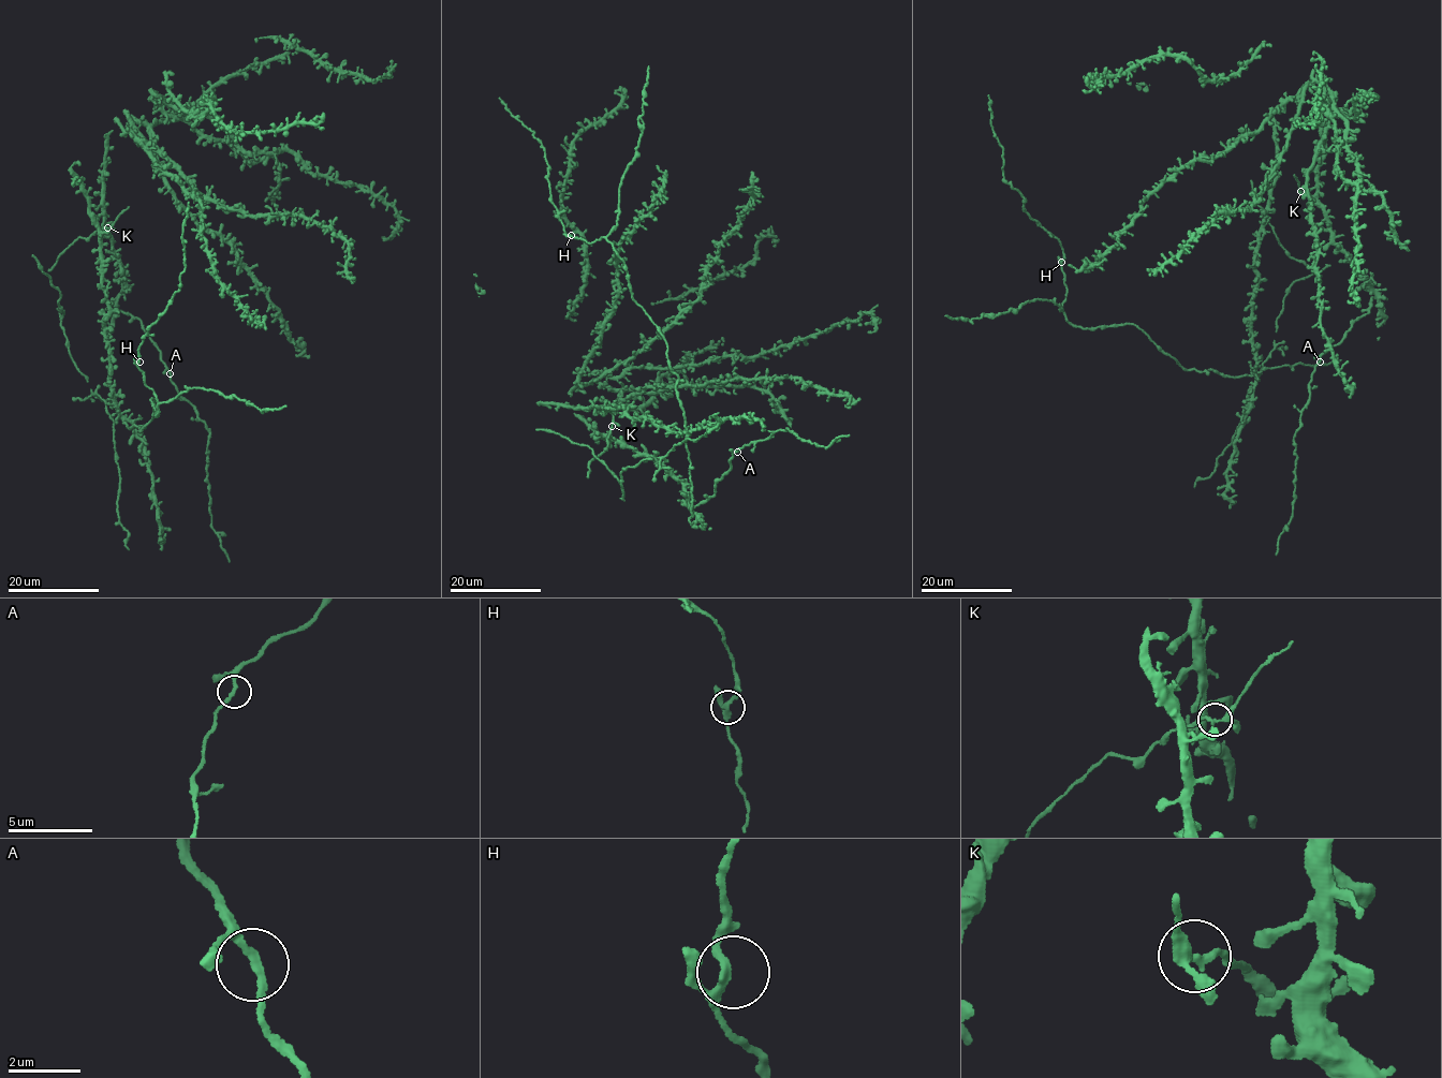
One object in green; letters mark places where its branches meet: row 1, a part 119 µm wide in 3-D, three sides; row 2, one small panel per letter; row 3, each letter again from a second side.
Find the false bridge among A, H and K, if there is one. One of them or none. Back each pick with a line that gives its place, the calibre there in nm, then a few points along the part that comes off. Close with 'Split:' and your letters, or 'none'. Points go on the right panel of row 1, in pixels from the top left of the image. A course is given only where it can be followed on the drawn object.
Split: none

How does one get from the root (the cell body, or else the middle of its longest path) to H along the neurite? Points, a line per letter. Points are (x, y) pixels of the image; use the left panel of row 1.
H: (101, 257), (109, 389), (123, 423), (142, 427), (141, 431), (153, 416), (151, 398), (159, 414), (140, 362)

